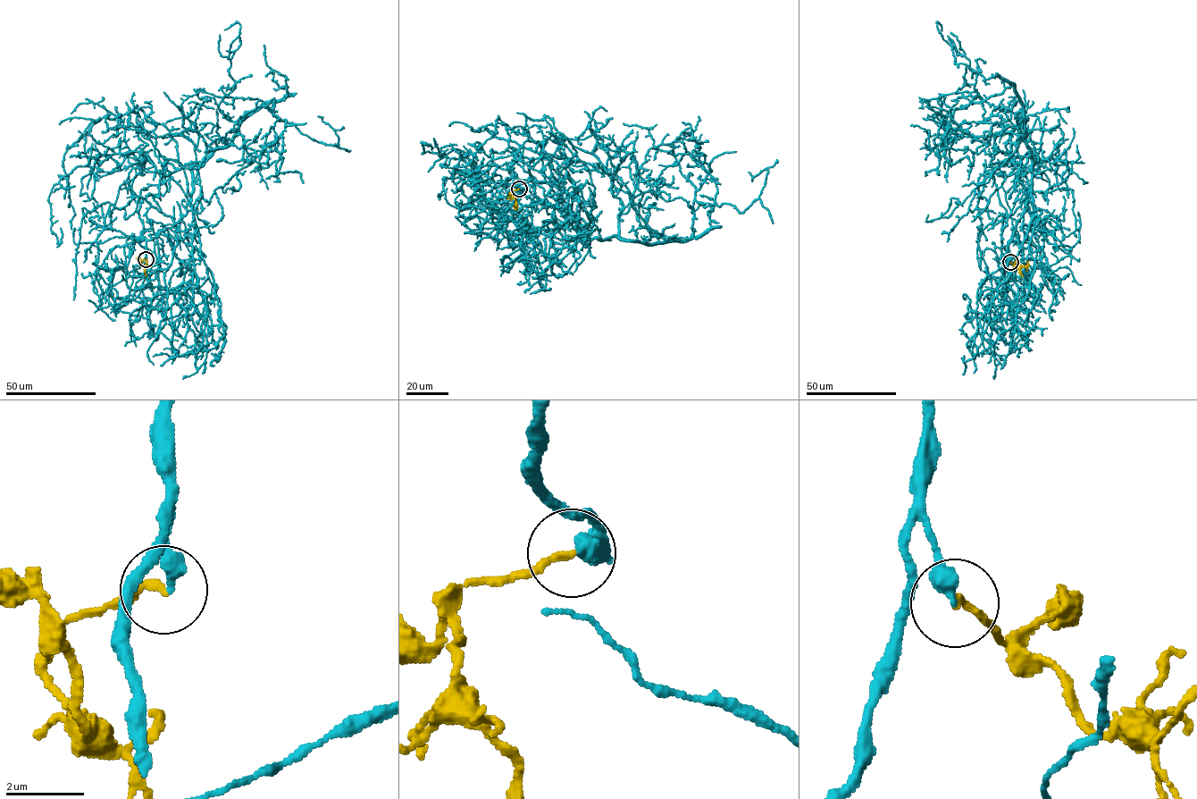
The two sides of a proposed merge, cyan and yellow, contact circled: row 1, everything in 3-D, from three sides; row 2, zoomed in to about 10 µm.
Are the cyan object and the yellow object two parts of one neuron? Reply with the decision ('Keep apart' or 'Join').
Keep apart

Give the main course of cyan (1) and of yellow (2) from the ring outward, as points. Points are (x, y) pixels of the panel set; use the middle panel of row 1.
1: (519, 189), (550, 203), (584, 239), (690, 239), (695, 194), (711, 171), (675, 140), (695, 130), (698, 116)
2: (519, 189), (512, 194), (517, 209)

